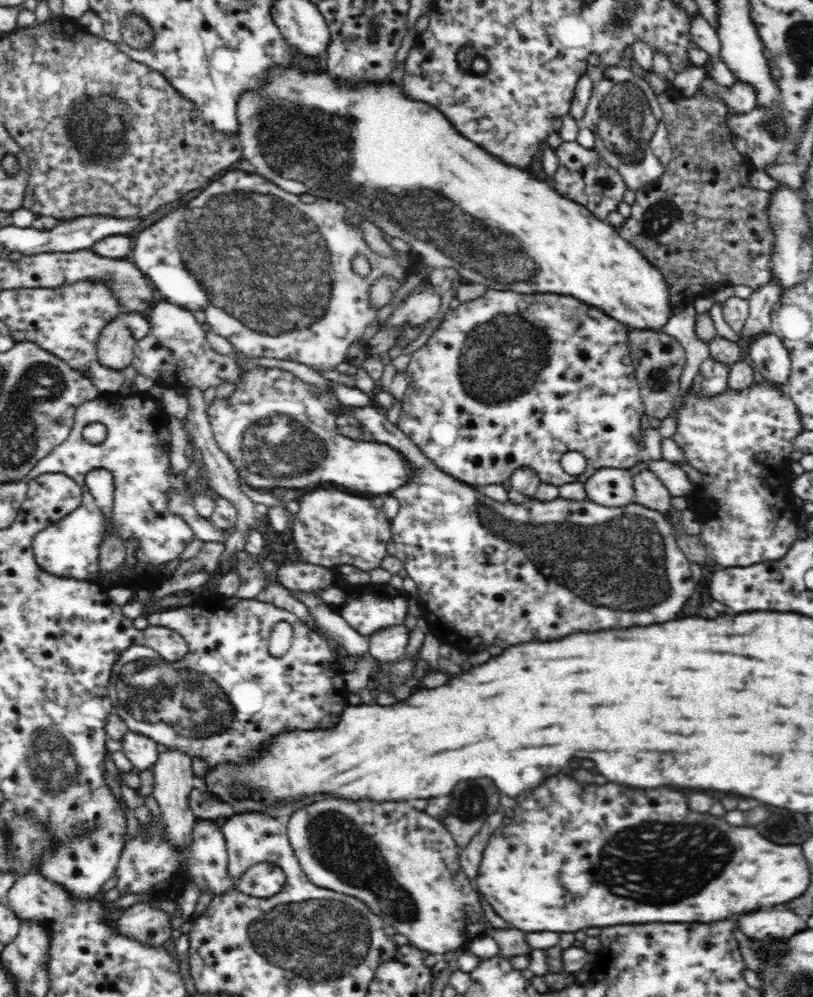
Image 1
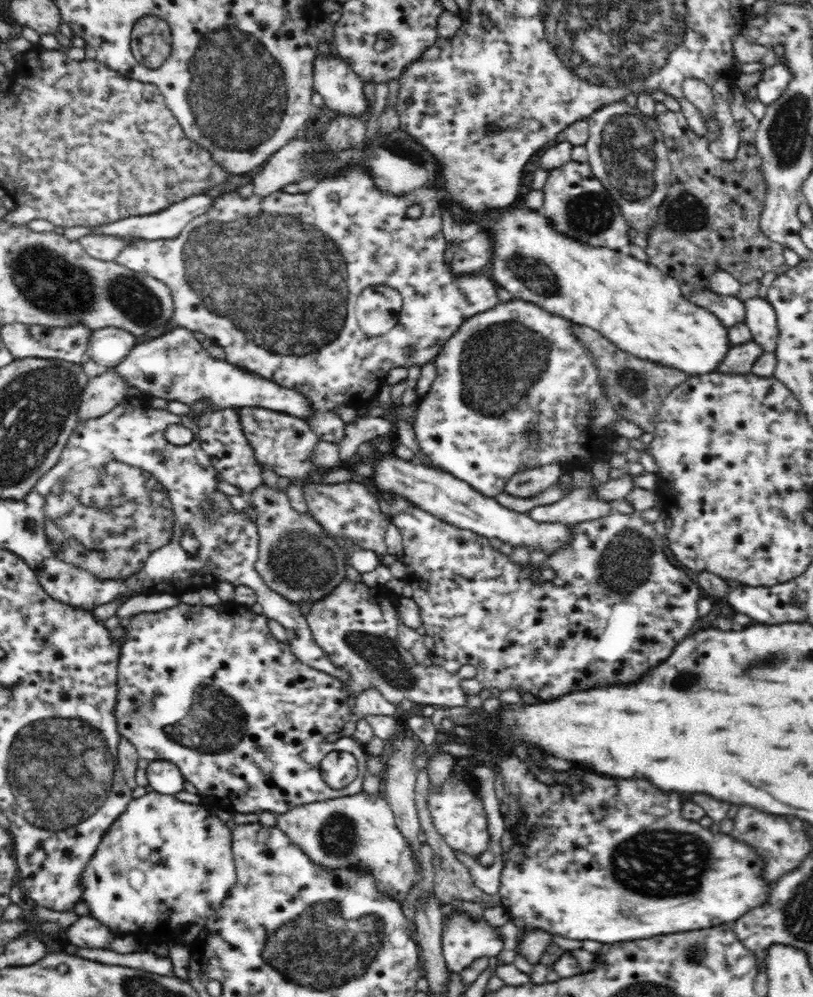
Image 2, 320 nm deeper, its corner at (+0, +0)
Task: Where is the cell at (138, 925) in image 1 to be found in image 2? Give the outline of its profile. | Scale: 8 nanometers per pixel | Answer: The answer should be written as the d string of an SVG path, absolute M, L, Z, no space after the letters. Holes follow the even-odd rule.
M81 916L68 928L64 928L67 941L75 948L97 948L104 946L116 938L107 926L90 916Z

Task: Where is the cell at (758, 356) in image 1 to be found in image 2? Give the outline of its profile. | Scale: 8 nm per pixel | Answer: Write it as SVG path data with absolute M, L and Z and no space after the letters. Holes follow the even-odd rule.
M762 297L746 299L745 323L756 342L764 351L775 352L779 340L779 329L777 328L776 311L774 307Z

